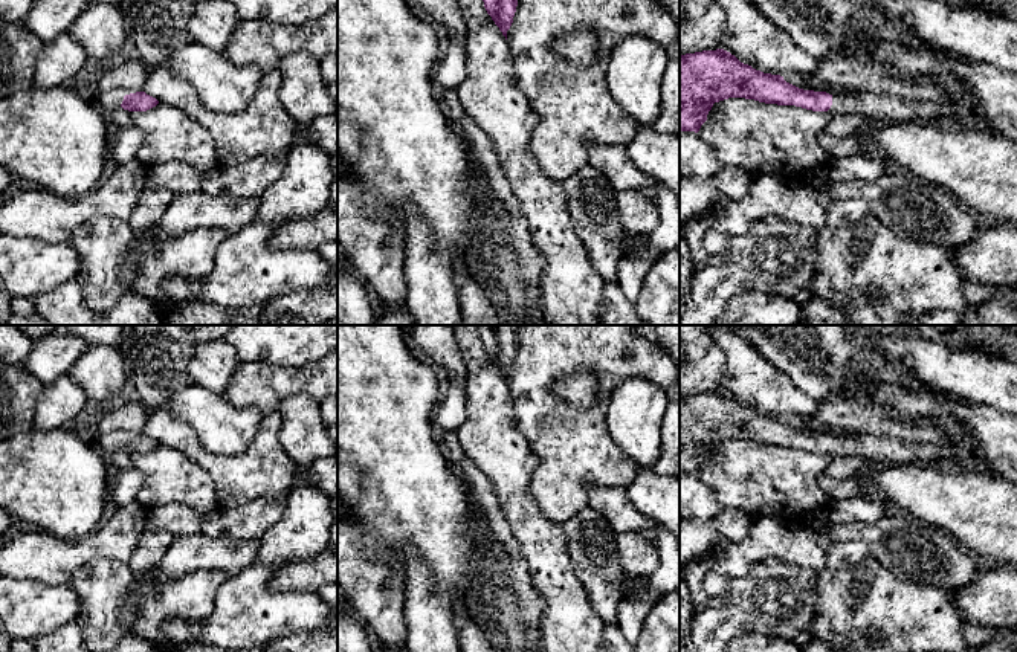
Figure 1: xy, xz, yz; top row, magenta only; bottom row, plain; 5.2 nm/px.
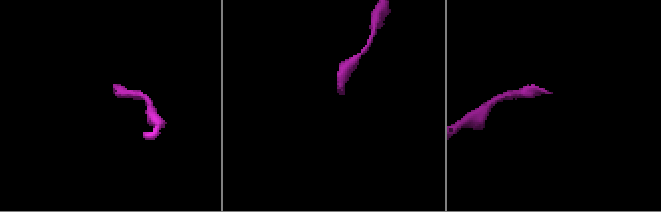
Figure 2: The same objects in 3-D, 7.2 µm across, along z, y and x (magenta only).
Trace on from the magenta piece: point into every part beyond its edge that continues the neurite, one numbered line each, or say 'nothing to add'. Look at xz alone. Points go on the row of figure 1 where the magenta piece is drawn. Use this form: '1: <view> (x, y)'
nothing to add

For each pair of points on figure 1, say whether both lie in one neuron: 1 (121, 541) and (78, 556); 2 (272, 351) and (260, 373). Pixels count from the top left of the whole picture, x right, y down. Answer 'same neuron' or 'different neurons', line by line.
1: same neuron
2: different neurons

